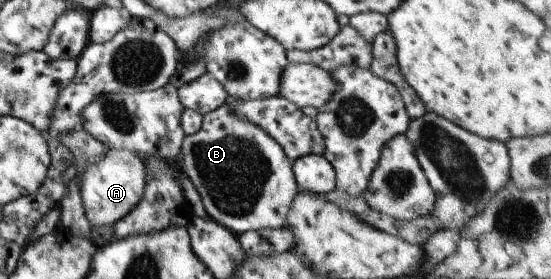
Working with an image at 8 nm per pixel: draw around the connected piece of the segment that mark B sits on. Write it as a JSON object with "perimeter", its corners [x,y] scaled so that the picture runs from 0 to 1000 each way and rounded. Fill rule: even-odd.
{"perimeter":[[[421,351],[410,358],[396,391],[368,412],[363,470],[336,487],[328,541],[336,584],[332,620],[345,634],[348,663],[359,681],[377,778],[414,817],[423,839],[479,817],[514,817],[541,692],[532,584],[515,548],[514,527],[475,455],[454,441],[450,427],[436,427],[436,412],[421,398],[417,362]]]}

